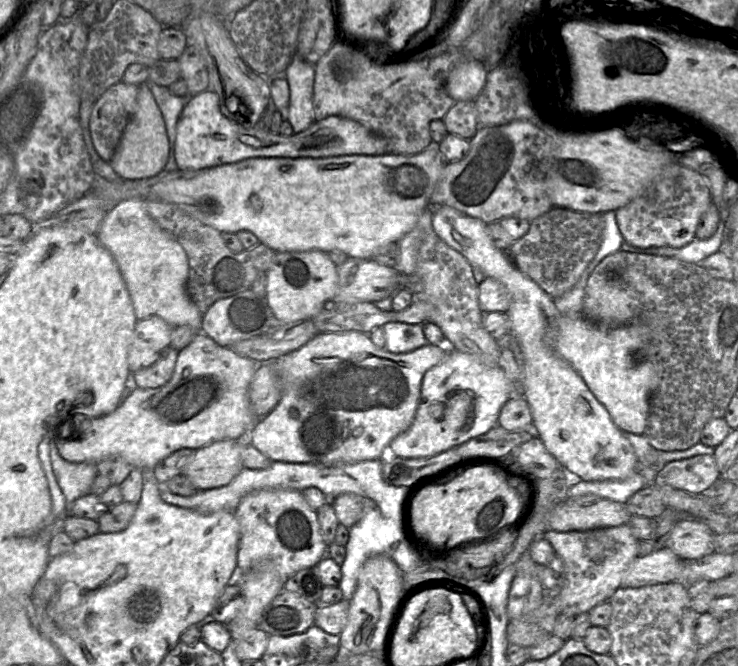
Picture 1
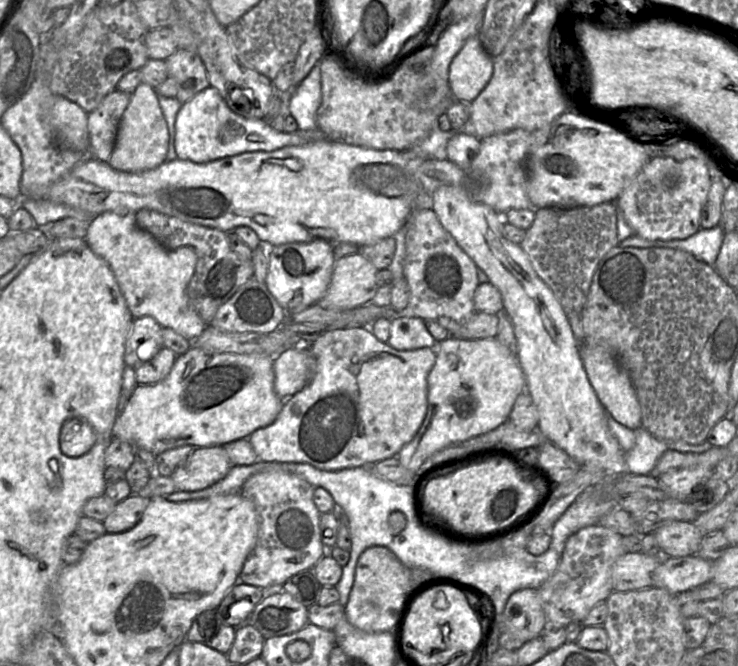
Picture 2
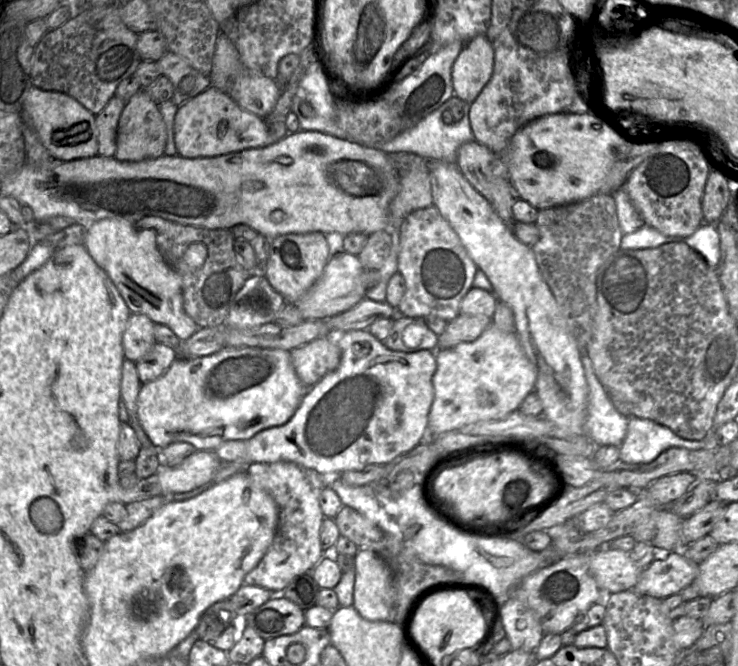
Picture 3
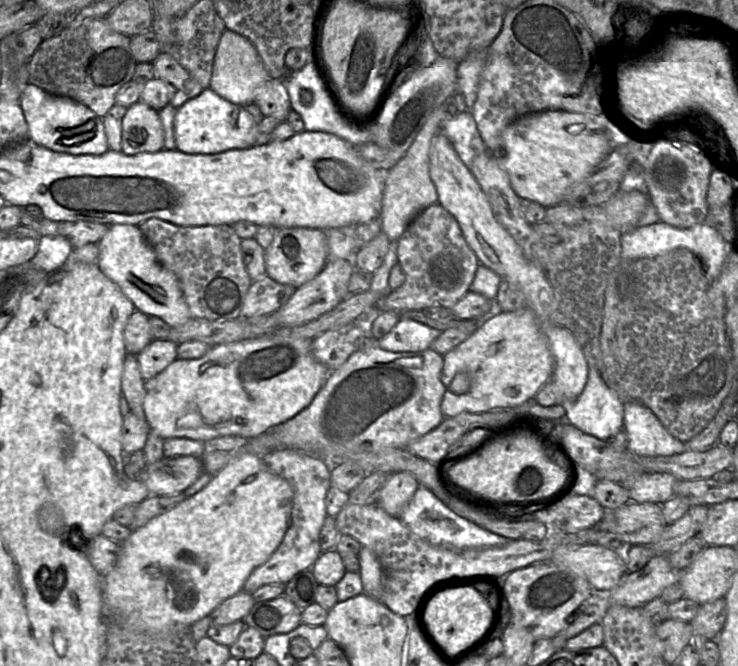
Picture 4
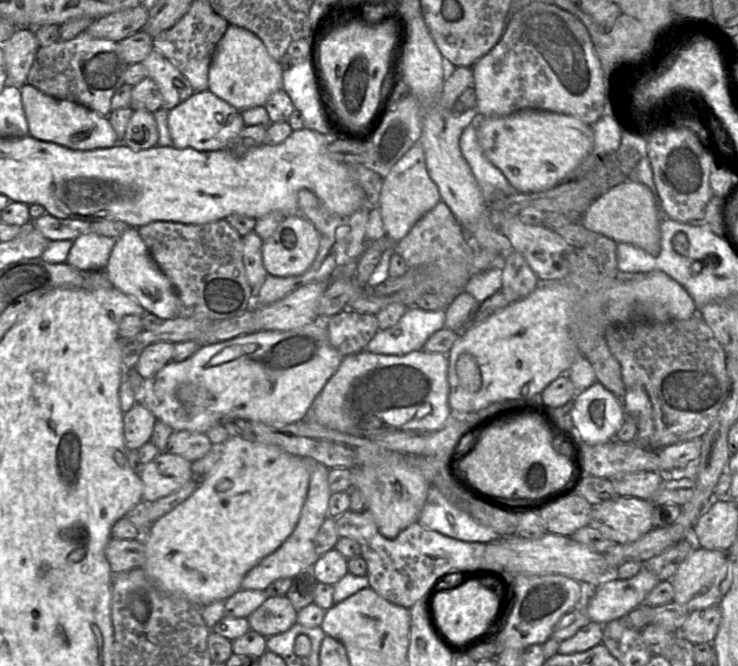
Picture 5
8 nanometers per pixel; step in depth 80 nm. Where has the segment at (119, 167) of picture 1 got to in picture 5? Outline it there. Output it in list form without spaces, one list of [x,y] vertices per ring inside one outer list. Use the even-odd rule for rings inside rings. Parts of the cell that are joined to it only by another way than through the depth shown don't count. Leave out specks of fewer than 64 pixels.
[[[134,110],[127,124],[123,144],[134,151],[146,150],[158,144],[159,132],[153,113]]]

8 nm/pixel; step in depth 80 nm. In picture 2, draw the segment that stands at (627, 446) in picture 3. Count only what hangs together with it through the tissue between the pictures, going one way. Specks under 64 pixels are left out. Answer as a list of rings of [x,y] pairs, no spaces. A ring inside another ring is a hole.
[[[643,426],[634,432],[636,434],[635,446],[625,455],[626,469],[632,474],[650,474],[667,450],[702,453],[712,448],[706,441],[699,444],[689,444],[684,441],[660,440],[651,435]]]

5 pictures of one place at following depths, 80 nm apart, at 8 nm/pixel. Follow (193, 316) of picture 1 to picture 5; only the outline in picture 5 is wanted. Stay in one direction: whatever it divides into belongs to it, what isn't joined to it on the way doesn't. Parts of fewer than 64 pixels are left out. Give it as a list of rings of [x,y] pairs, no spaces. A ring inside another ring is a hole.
[[[129,228],[116,238],[109,260],[104,268],[115,288],[134,299],[148,313],[163,320],[178,317],[179,302],[174,287],[151,257],[138,228]]]

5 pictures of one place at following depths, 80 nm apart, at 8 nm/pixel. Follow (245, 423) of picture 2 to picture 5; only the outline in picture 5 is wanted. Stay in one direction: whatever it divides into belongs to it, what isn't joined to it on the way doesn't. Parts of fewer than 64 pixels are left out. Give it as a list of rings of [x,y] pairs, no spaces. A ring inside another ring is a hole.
[[[327,319],[289,331],[258,331],[230,340],[201,345],[189,358],[171,361],[153,376],[144,379],[141,402],[173,430],[199,433],[234,419],[258,421],[272,426],[284,426],[305,419],[313,401],[339,368],[343,356],[330,344],[326,328]],[[192,383],[198,387],[195,401],[184,404],[176,397],[176,387]]]

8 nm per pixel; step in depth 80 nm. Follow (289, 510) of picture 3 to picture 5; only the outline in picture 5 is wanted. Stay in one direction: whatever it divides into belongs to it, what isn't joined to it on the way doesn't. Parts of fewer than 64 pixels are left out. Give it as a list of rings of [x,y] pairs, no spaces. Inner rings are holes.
[[[302,457],[302,460],[309,471],[310,482],[299,521],[283,544],[245,575],[241,582],[241,590],[265,591],[278,579],[294,578],[302,571],[310,570],[319,557],[315,551],[314,539],[325,519],[329,517],[329,498],[332,494],[328,483],[330,469],[313,458]]]

